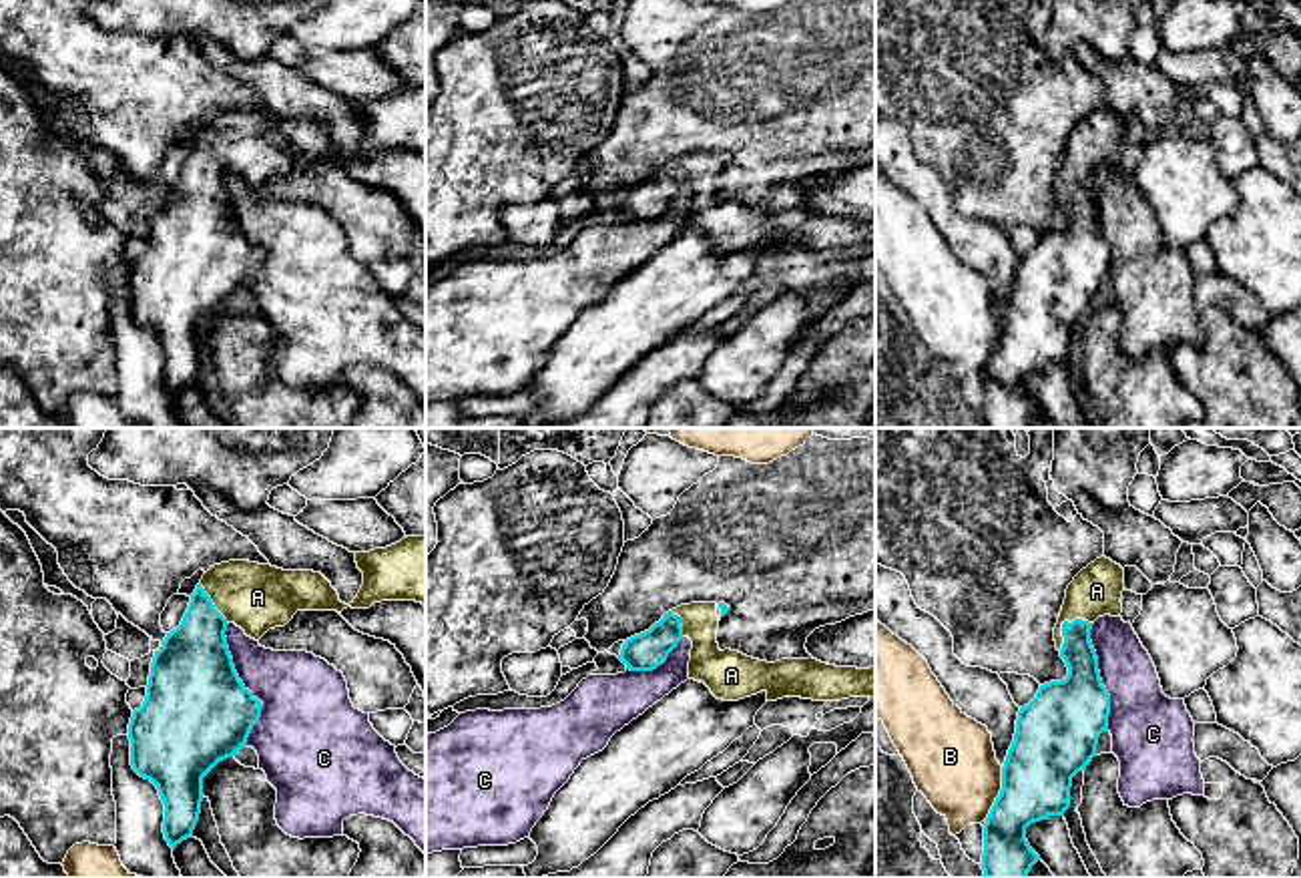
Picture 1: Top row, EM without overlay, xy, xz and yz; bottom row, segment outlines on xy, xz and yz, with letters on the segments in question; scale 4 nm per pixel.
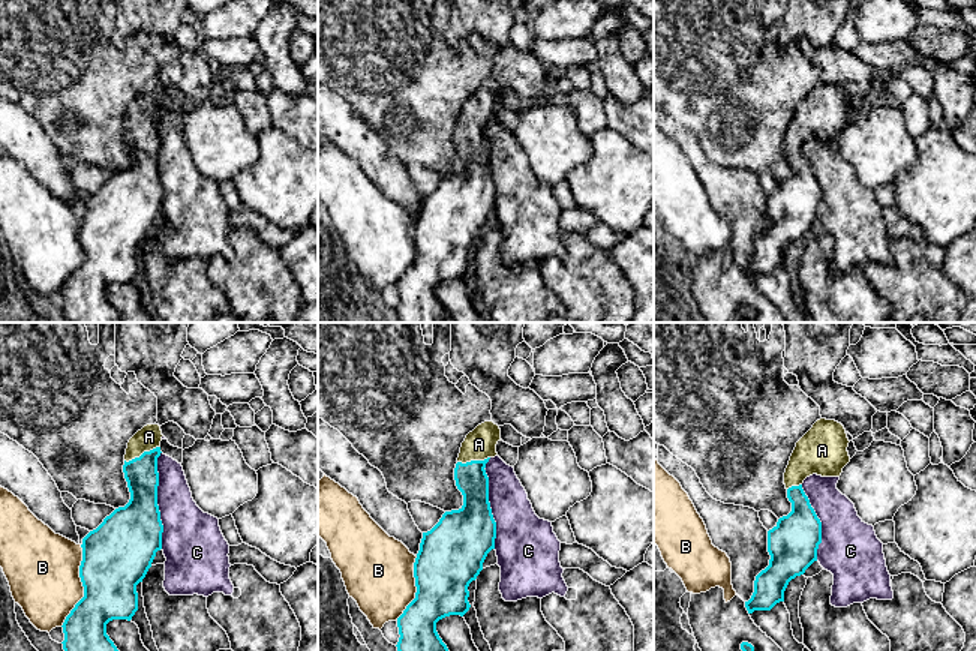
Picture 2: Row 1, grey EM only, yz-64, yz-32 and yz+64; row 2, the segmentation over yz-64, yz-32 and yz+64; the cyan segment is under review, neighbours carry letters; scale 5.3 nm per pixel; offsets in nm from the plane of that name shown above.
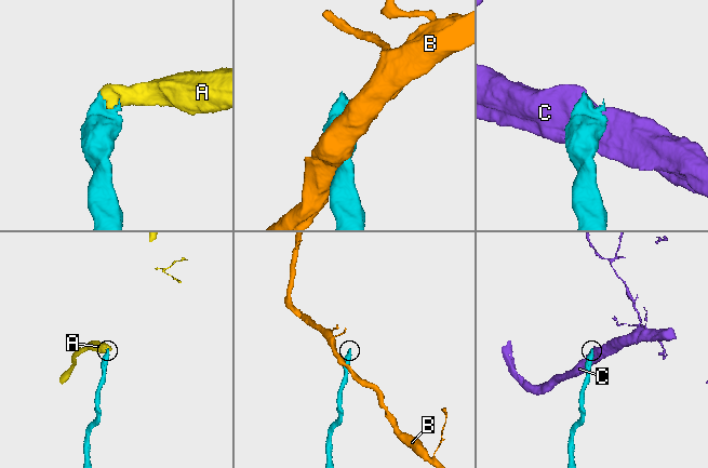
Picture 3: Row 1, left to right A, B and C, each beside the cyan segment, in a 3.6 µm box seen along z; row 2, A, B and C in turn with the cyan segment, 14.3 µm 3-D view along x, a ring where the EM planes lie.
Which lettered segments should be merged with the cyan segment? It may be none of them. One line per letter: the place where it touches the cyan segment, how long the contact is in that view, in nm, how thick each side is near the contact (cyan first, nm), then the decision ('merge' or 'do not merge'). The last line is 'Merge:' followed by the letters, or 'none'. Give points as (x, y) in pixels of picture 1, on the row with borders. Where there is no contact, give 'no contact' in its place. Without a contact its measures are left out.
A: contact yz (1065, 621); length 180 nm; calibres 140 and 200 nm; merge
B: contact yz (1000, 794); length 220 nm; calibres 280 and 340 nm; do not merge
C: contact xy (243, 686); length 500 nm; calibres 420 and 340 nm; do not merge
Merge: A

